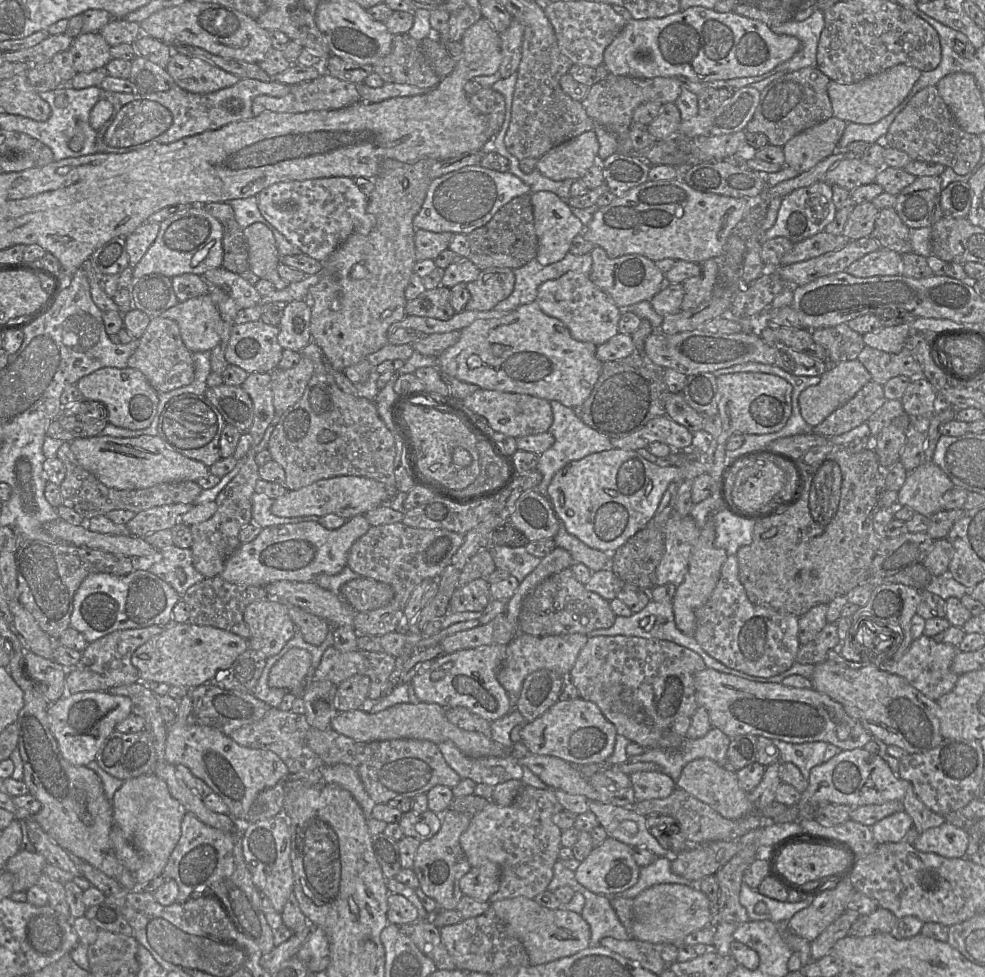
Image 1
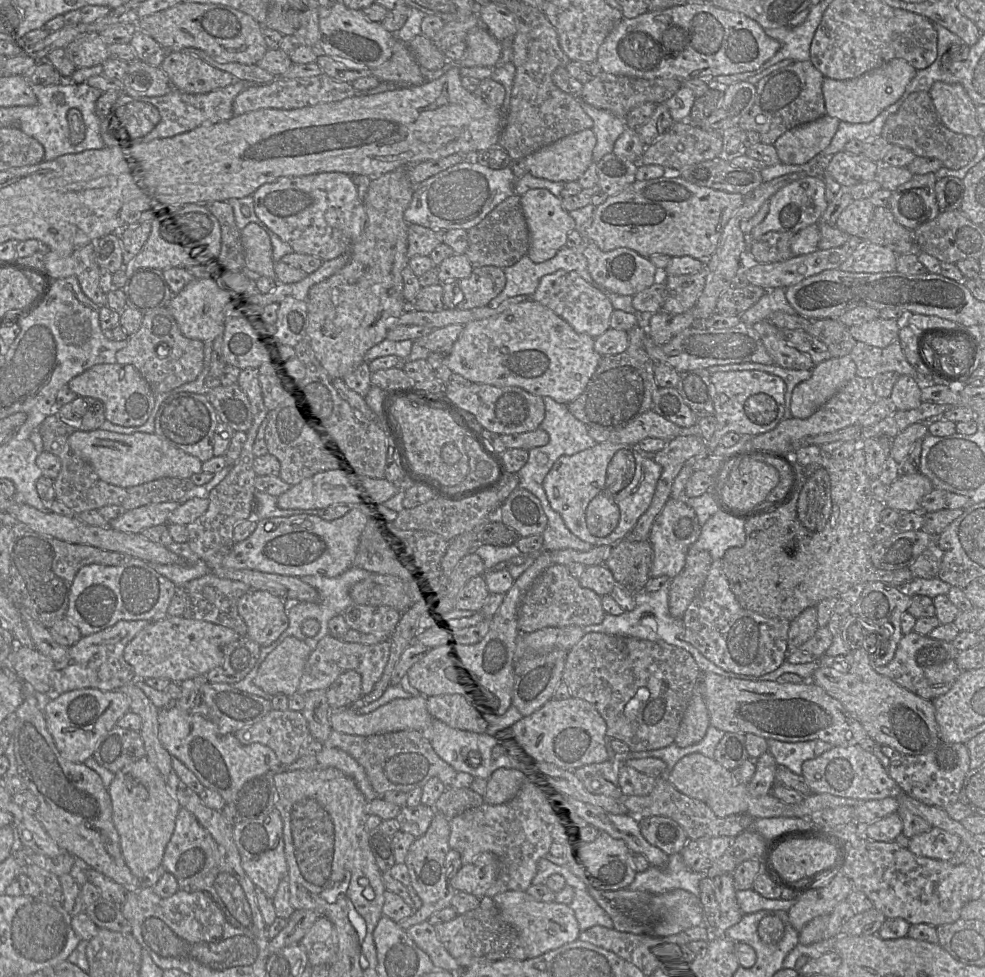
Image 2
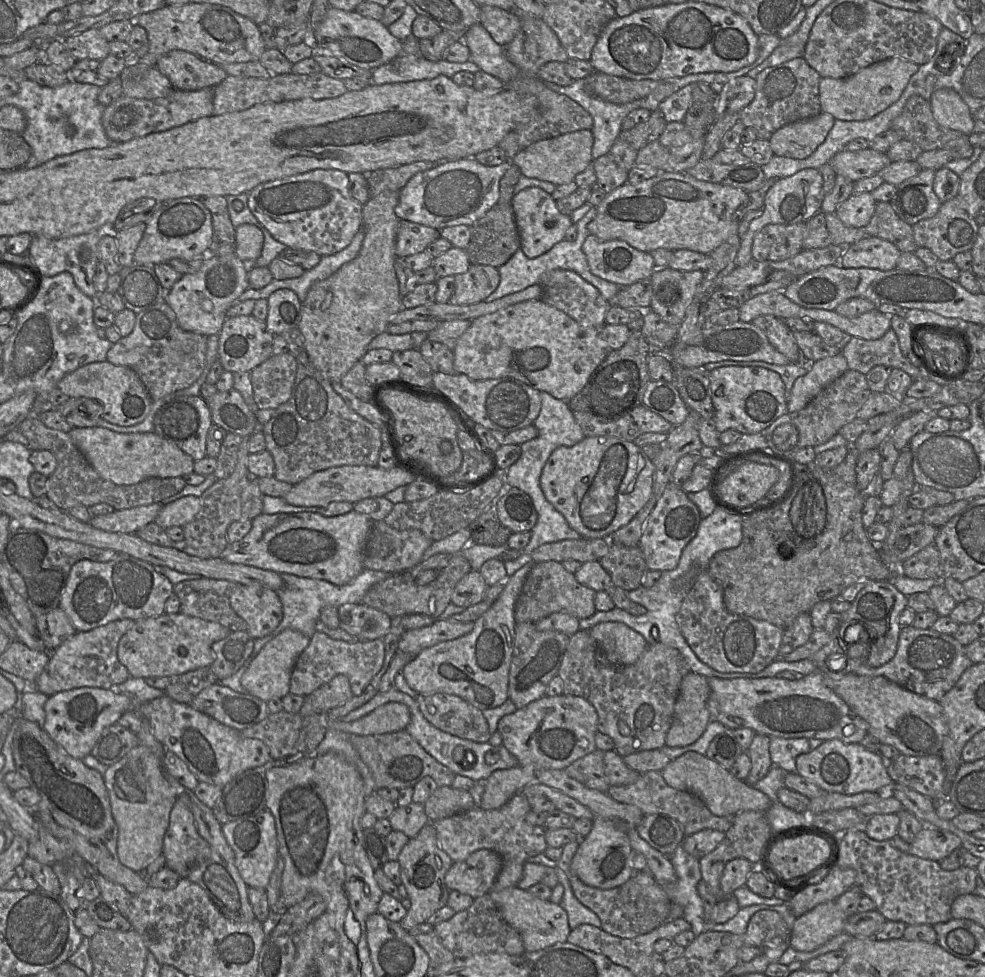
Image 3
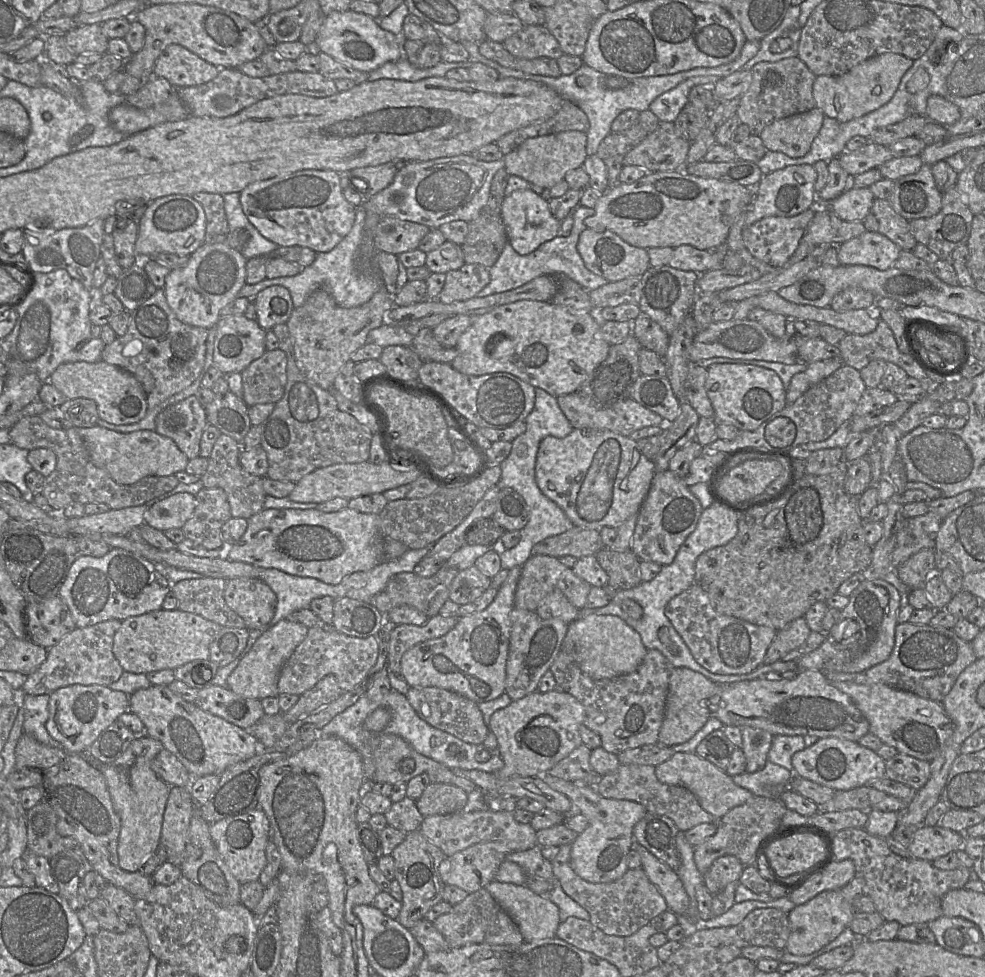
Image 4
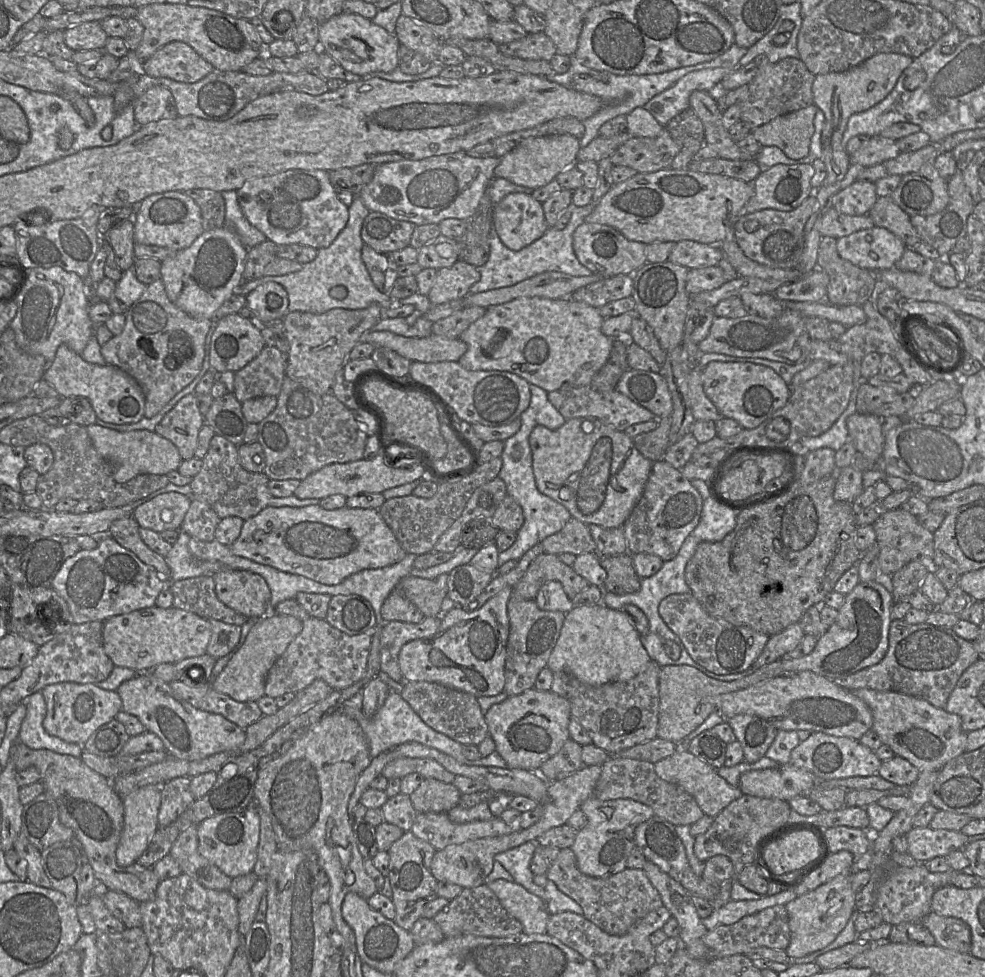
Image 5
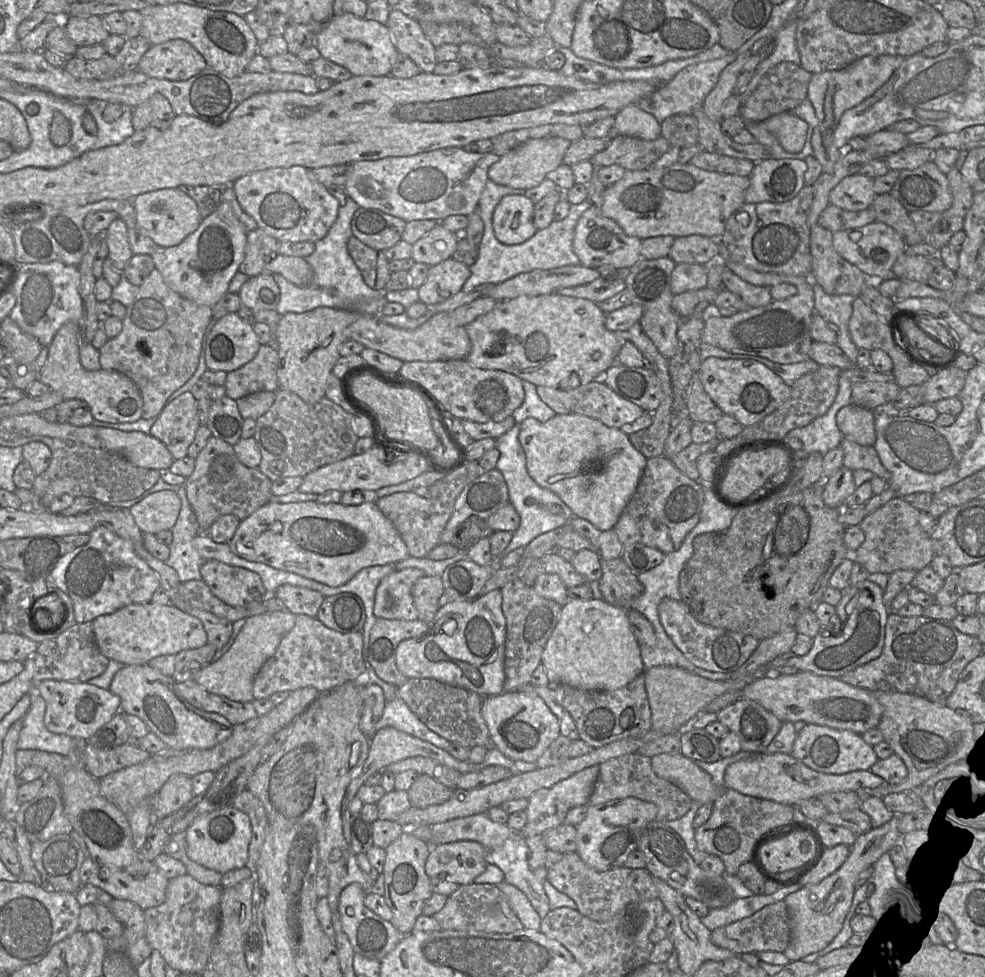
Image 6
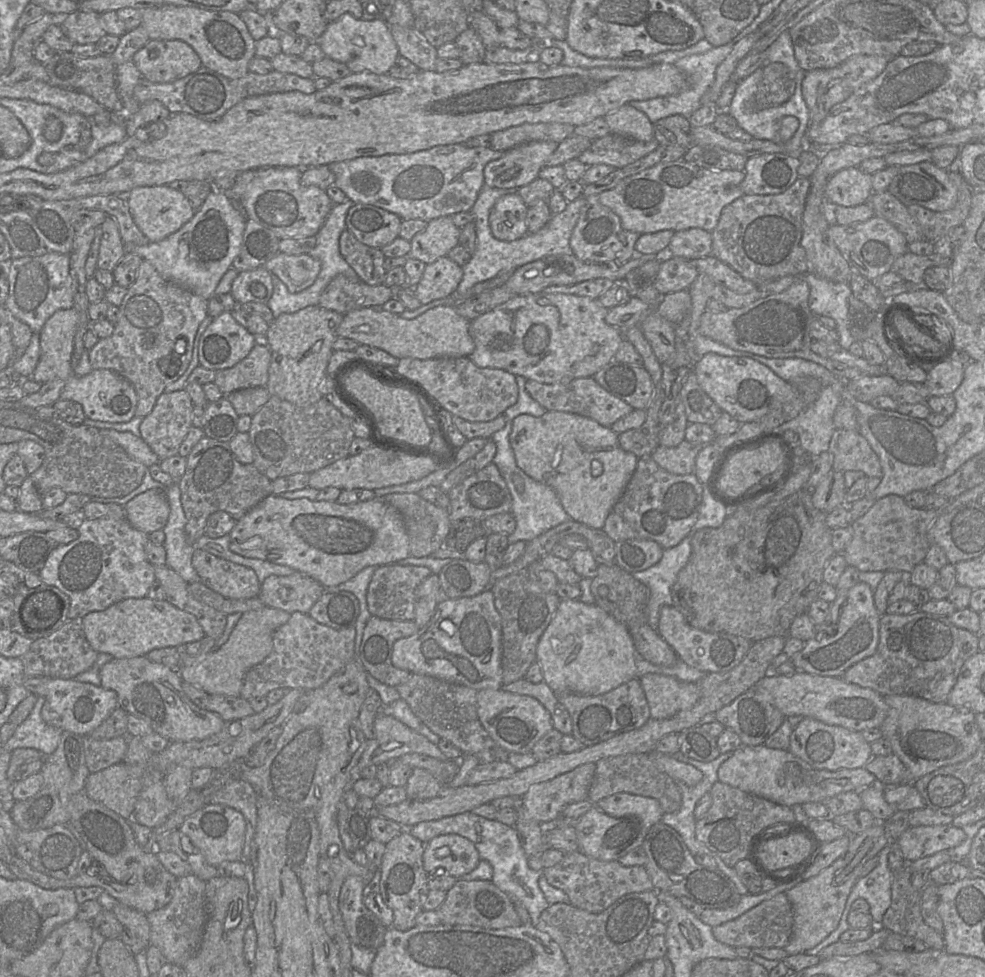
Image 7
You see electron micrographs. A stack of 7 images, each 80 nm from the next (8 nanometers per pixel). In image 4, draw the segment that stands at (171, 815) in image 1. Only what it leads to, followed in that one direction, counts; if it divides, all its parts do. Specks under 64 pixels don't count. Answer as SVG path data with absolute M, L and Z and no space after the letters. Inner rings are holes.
M136 735L124 753L107 764L103 772L114 810L120 818L117 853L119 866L125 871L138 871L160 844L163 815L171 786L156 775L151 763L163 749L159 740L148 735Z

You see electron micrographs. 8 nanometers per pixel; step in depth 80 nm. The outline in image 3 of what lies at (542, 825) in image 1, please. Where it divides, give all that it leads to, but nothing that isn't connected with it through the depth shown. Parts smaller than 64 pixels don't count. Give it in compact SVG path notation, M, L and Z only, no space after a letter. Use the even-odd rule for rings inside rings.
M520 792L497 809L485 810L481 807L474 807L431 822L436 830L439 846L453 861L465 860L479 849L492 850L501 857L502 868L490 889L499 891L508 887L516 887L522 878L523 866L527 859L544 853L548 847L544 827L527 823L525 818L529 811L531 807L527 796Z

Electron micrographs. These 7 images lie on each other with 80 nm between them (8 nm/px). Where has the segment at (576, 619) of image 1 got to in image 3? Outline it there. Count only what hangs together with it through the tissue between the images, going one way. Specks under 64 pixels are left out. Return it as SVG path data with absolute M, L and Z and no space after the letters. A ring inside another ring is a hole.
M544 561L535 563L528 573L515 606L516 623L536 623L553 613L570 614L577 619L591 617L595 612L596 592L580 584L574 574L568 572L560 562Z

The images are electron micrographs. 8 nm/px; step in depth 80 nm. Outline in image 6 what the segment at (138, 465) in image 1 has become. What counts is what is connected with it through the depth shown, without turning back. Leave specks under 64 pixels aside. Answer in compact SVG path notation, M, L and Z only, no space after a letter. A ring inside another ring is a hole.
M96 427L96 432L105 448L121 454L135 466L164 470L175 460L165 444L150 434L106 427Z

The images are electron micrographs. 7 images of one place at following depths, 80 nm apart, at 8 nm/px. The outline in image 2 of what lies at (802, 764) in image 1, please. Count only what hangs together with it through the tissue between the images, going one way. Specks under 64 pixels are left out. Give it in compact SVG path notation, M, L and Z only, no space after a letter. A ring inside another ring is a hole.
M767 739L768 751L773 755L778 766L785 766L797 775L802 775L802 764L813 759L815 754L815 740L804 742L782 742Z

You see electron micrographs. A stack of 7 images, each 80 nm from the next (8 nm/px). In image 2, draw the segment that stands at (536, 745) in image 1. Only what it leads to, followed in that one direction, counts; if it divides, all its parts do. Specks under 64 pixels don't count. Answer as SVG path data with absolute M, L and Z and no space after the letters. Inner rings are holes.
M552 698L532 714L520 715L509 724L508 729L512 733L514 747L529 759L545 759L569 771L609 760L606 722L596 708L584 699Z

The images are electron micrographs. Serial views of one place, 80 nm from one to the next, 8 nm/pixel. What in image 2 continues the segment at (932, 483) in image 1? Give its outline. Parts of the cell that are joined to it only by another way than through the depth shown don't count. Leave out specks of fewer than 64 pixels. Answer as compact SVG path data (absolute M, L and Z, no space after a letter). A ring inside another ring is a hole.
M920 472L901 474L889 485L885 505L900 512L922 511L922 498L934 489L930 479Z

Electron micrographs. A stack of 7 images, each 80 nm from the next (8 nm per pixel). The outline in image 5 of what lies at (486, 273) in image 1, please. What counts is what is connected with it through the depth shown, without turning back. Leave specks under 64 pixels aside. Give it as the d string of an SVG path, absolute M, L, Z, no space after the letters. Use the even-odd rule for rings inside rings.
M458 260L450 267L437 270L435 282L427 298L432 305L463 299L480 277L478 267Z

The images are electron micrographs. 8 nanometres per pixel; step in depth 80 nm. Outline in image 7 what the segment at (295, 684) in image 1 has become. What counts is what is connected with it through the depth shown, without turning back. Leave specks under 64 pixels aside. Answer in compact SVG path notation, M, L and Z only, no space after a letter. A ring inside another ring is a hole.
M270 607L242 613L228 640L218 650L198 657L189 666L179 668L181 679L201 688L209 695L240 697L246 673L271 653L275 631L284 625L290 616L291 613Z

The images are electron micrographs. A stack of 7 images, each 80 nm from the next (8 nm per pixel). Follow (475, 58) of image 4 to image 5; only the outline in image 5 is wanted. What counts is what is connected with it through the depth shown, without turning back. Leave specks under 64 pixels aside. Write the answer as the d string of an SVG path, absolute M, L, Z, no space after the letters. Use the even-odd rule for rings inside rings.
M733 44L726 52L711 61L676 68L662 73L646 75L616 75L610 72L597 71L582 65L576 55L573 54L569 55L570 68L567 72L563 74L556 73L545 77L564 87L598 96L605 102L605 105L597 113L583 121L585 126L585 134L580 138L580 145L581 147L585 147L594 138L599 136L599 129L605 122L619 115L627 115L637 107L644 107L644 105L653 97L673 86L684 75L705 68L722 67L726 69L734 69L739 64L740 59L745 55L746 52L746 48ZM580 74L586 74L587 78L585 78L585 80L581 80Z

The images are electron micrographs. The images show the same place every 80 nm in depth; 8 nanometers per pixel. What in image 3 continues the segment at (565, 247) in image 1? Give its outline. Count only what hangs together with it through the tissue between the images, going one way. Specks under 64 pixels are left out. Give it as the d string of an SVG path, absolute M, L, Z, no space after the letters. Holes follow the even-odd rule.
M529 187L515 193L511 199L515 222L520 236L520 249L530 259L536 258L562 241L573 224L569 215L562 214L551 194L537 187Z

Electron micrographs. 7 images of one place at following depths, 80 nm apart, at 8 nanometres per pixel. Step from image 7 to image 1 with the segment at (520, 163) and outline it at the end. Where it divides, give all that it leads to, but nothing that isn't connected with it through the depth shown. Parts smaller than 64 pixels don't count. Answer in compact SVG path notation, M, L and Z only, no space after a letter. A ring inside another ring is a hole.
M587 131L541 156L536 169L554 181L580 180L599 162L598 151L595 131Z

